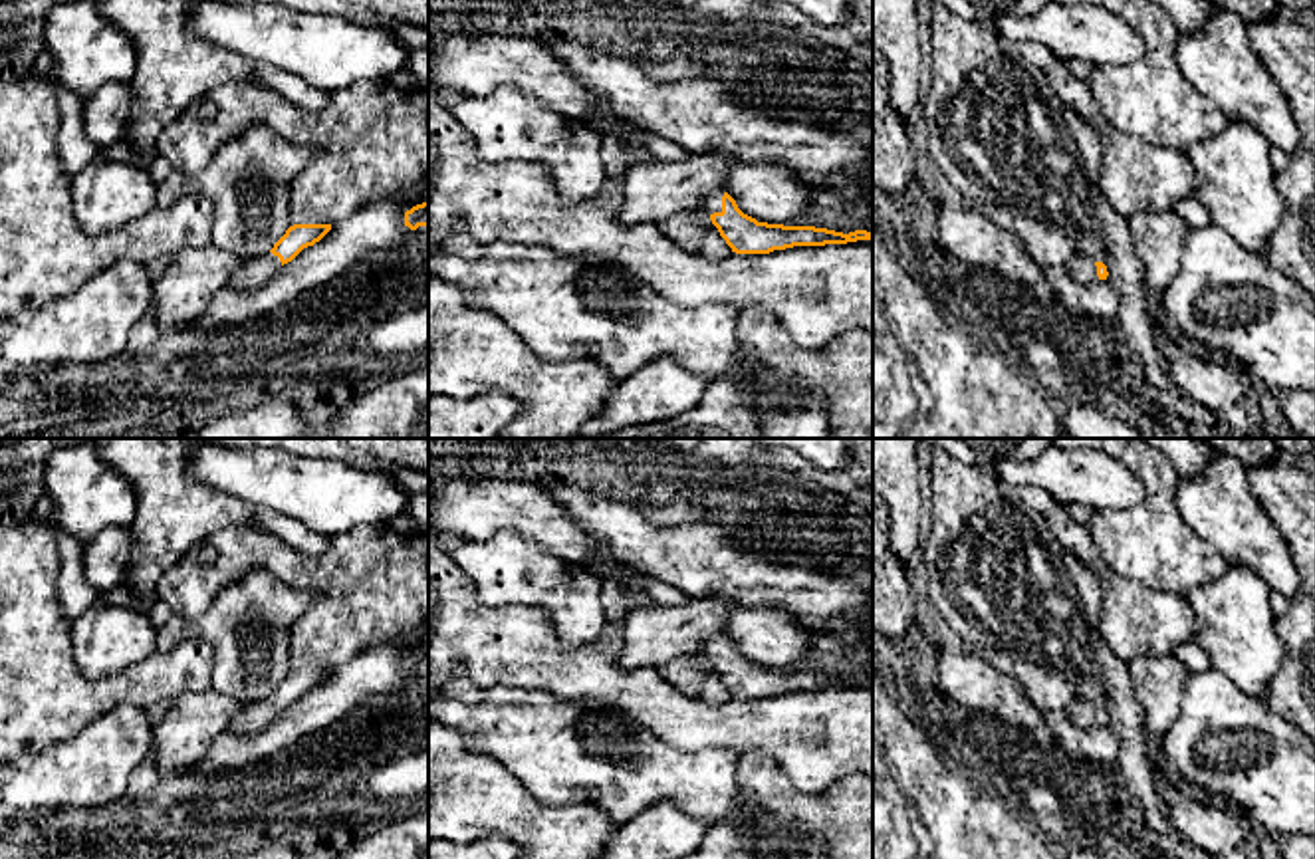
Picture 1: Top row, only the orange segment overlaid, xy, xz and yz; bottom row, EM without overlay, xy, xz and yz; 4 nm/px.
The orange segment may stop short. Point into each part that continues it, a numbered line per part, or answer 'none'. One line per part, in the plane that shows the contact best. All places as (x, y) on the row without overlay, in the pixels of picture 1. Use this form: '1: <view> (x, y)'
1: xz (711, 645)

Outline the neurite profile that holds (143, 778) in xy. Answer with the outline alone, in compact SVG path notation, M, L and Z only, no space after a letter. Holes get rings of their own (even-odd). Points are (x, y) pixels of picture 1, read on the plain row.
M147 756L145 762L131 772L129 784L121 801L139 801L147 798L153 792L153 788L159 784L159 776L161 776L161 770L153 762L153 758Z

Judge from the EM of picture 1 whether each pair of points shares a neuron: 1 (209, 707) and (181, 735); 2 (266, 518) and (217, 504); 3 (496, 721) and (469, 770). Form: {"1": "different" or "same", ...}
{"1": "same", "2": "different", "3": "different"}

